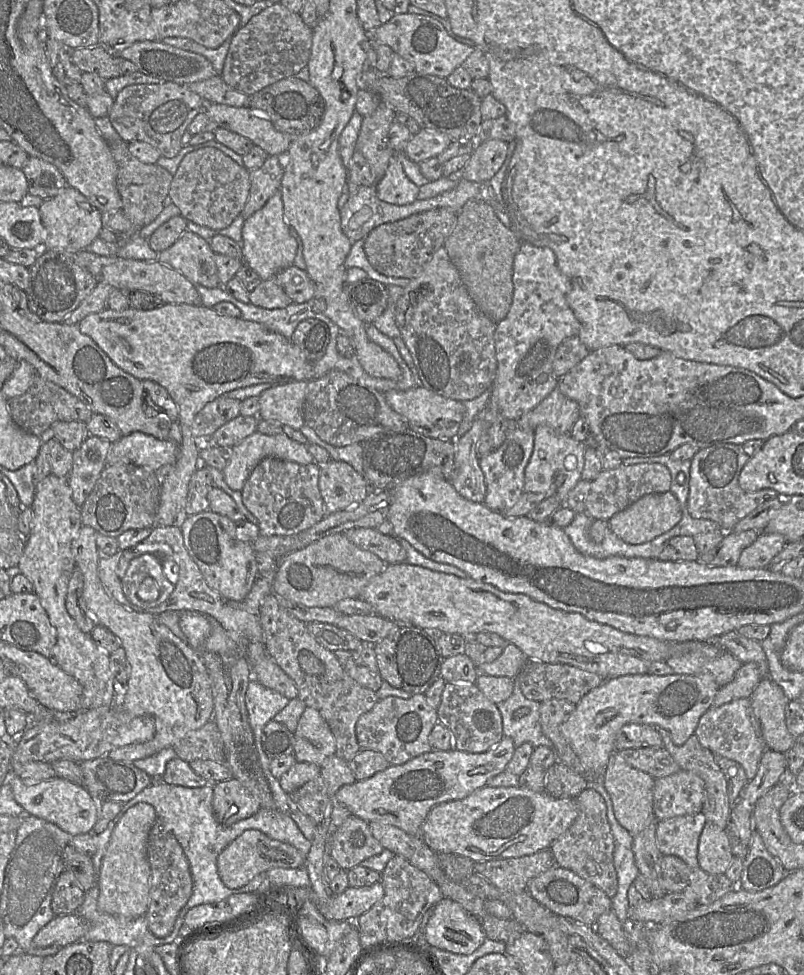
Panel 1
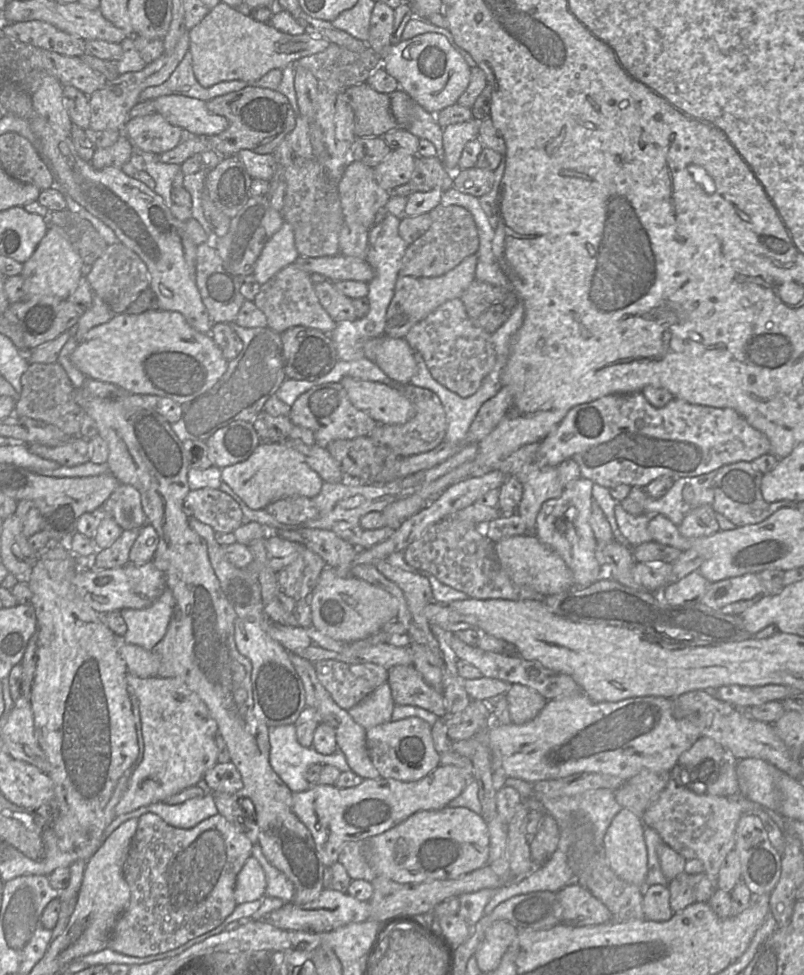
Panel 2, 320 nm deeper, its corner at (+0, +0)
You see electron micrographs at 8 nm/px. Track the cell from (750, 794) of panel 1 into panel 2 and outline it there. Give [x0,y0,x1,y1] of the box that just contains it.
[642,778,743,879]

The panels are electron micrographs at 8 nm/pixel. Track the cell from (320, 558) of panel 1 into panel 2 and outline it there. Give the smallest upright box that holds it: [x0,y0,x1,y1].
[310,566,399,643]

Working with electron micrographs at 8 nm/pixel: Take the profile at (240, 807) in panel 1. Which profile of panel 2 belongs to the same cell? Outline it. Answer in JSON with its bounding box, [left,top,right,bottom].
[108,813,253,957]

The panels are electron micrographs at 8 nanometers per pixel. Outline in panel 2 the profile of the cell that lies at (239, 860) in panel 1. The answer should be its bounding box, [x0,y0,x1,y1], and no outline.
[234,855,266,904]

